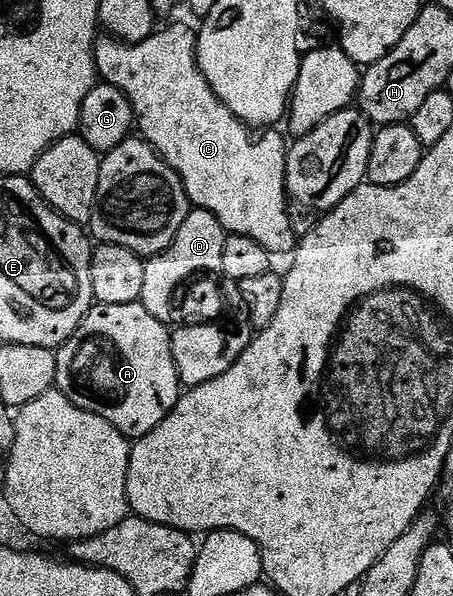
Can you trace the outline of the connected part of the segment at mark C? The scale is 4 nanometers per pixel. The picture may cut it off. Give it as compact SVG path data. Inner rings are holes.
M171 25L168 29L160 28L152 33L149 39L145 39L136 45L129 45L126 41L116 41L110 35L103 35L95 42L95 71L96 74L106 84L117 87L117 91L121 91L129 99L129 103L135 112L135 125L141 134L142 140L146 141L160 157L163 158L165 164L172 169L174 173L181 179L183 190L187 193L187 200L196 209L204 209L213 214L221 223L221 227L226 229L228 234L236 233L237 235L245 235L249 239L257 239L257 243L261 243L261 247L265 247L268 253L278 255L278 253L290 254L297 245L297 233L295 237L295 229L291 226L291 217L287 214L287 205L289 206L289 198L287 195L287 150L288 142L283 142L283 137L279 131L252 131L242 121L236 119L233 111L229 111L229 107L225 107L225 103L221 103L221 99L217 99L217 95L213 91L213 87L209 87L209 83L205 79L205 75L199 66L199 60L195 54L195 38L197 36L194 28L190 29L187 25Z

